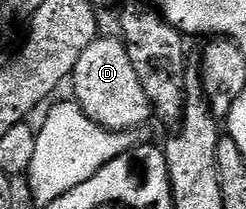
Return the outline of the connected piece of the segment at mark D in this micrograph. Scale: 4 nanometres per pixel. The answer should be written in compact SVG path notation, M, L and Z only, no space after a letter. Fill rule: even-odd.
M97 36L96 40L78 55L78 61L70 78L71 96L80 110L94 123L115 133L136 131L139 125L144 125L153 116L152 105L142 91L142 83L138 83L134 67L130 63L128 46L119 36Z

